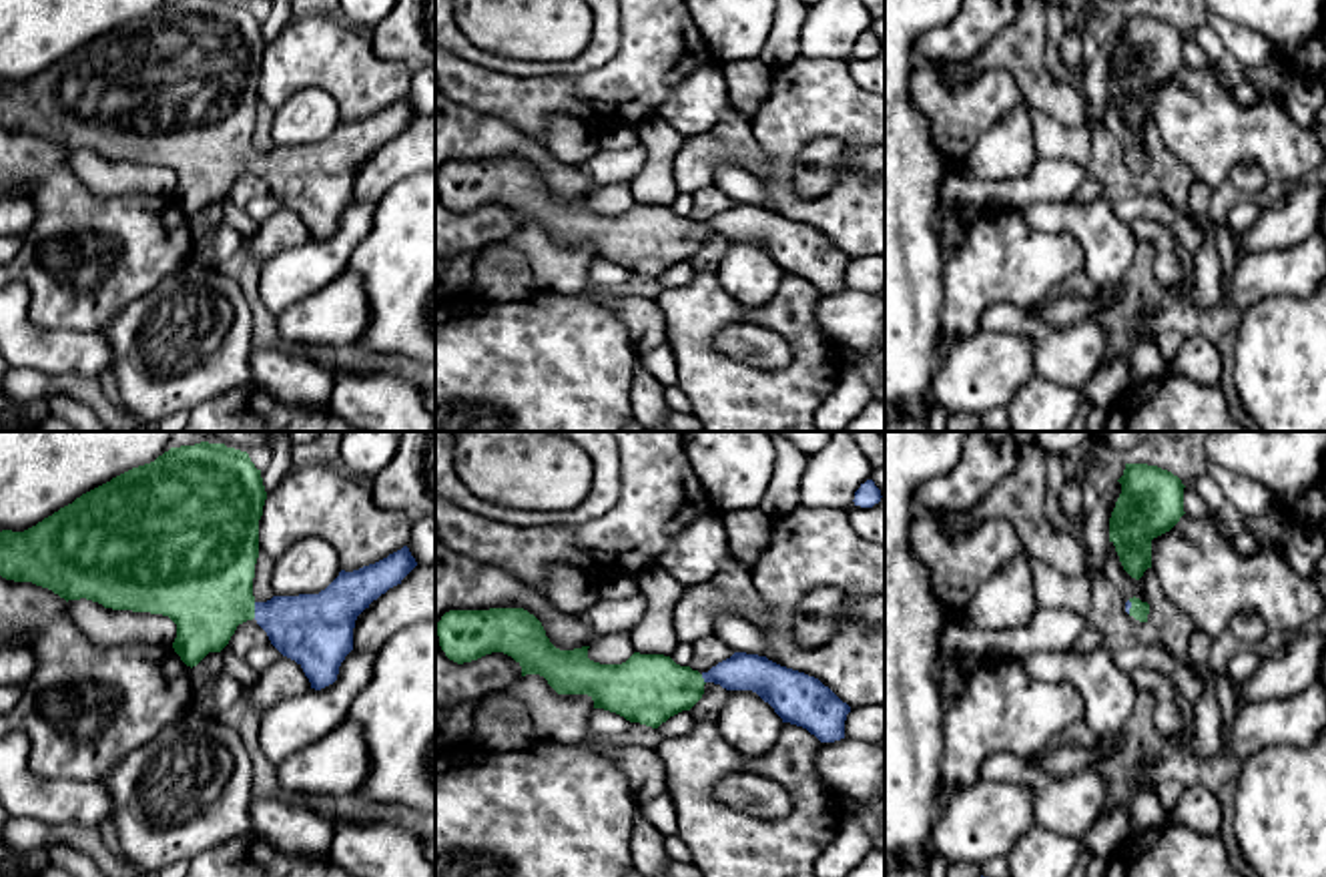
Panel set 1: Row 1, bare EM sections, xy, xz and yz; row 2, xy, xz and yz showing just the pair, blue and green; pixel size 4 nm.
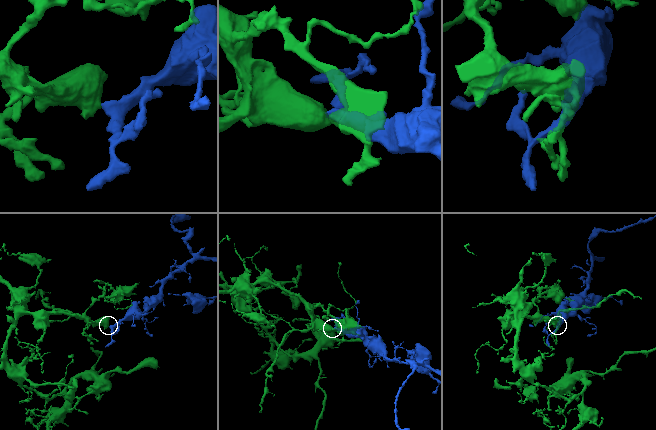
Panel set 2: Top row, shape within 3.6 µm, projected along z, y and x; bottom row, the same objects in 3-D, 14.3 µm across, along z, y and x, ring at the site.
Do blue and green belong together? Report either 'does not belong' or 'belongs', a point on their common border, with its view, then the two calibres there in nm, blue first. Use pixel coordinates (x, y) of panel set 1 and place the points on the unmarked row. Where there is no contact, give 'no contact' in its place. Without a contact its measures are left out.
belongs; meets blue in xy at (255, 161); 280 nm thick on the blue side, 400 nm on the other

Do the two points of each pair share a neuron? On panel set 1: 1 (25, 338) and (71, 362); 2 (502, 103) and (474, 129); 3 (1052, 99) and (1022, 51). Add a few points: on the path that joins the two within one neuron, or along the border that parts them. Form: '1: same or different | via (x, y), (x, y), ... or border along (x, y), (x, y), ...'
1: same | via (37, 348), (59, 352)
2: different | border along (456, 101), (506, 119), (530, 137)
3: same | via (1040, 87), (1024, 63)

